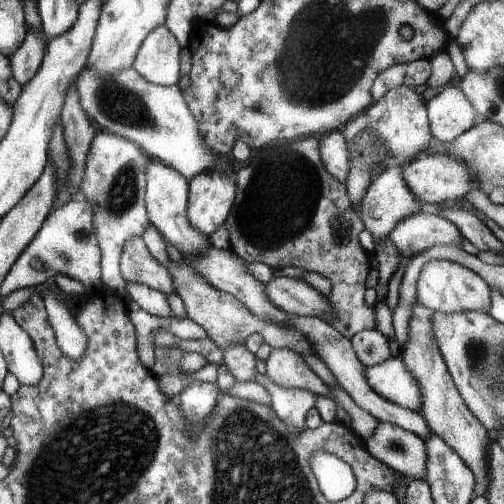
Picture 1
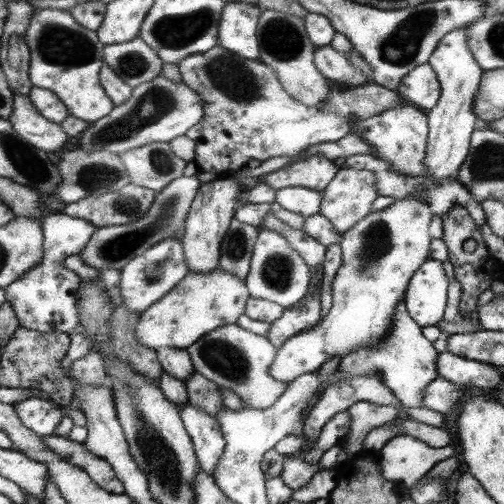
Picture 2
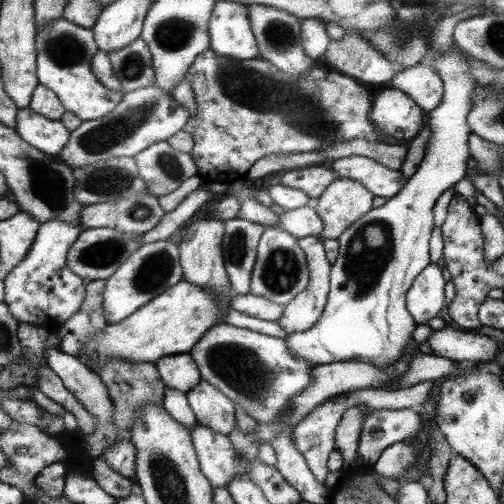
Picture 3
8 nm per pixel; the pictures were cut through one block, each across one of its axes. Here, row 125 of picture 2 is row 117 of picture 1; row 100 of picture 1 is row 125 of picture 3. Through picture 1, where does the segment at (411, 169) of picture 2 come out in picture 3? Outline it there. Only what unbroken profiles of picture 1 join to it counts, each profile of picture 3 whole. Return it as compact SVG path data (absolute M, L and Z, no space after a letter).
M385 86L371 104L369 120L395 140L409 142L423 130L427 114L401 90Z

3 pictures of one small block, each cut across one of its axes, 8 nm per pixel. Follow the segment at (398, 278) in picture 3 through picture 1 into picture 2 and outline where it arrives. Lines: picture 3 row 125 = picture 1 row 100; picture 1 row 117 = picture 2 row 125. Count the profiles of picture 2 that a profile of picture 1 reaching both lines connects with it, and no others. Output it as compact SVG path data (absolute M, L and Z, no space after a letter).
M461 28L451 30L437 42L433 54L429 56L429 66L437 74L441 96L431 110L425 110L429 134L427 134L427 148L425 148L425 158L423 158L425 174L421 176L439 184L447 178L457 180L459 166L463 166L469 154L471 134L473 130L477 130L477 120L479 120L477 114L473 112L473 102L481 86L479 82L481 82L483 70L479 68L479 64L475 62L473 54L467 48L467 30L461 30Z

